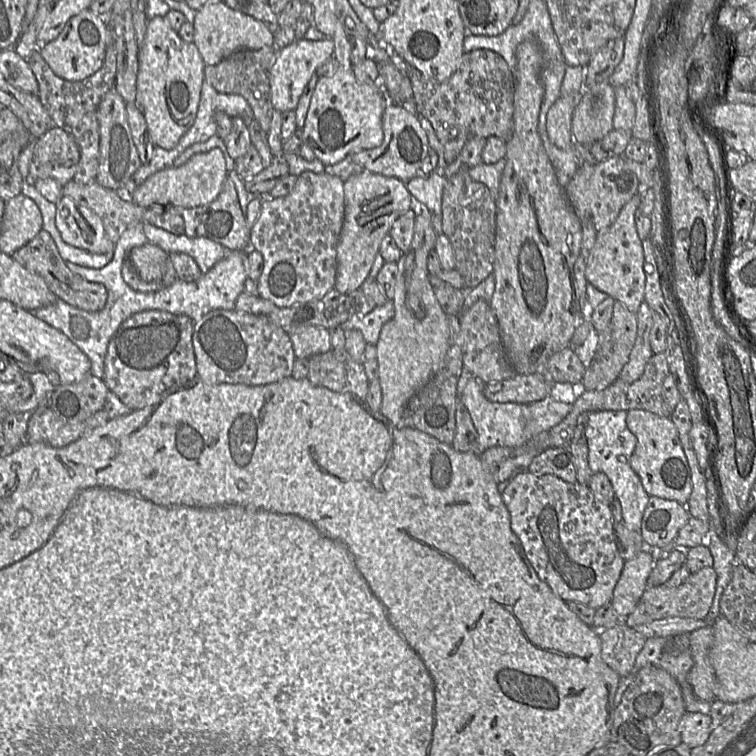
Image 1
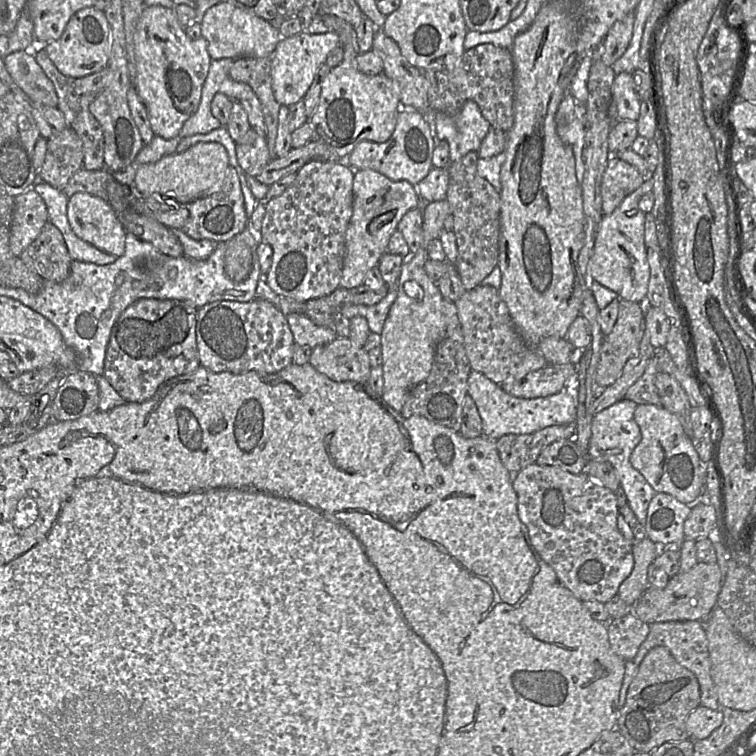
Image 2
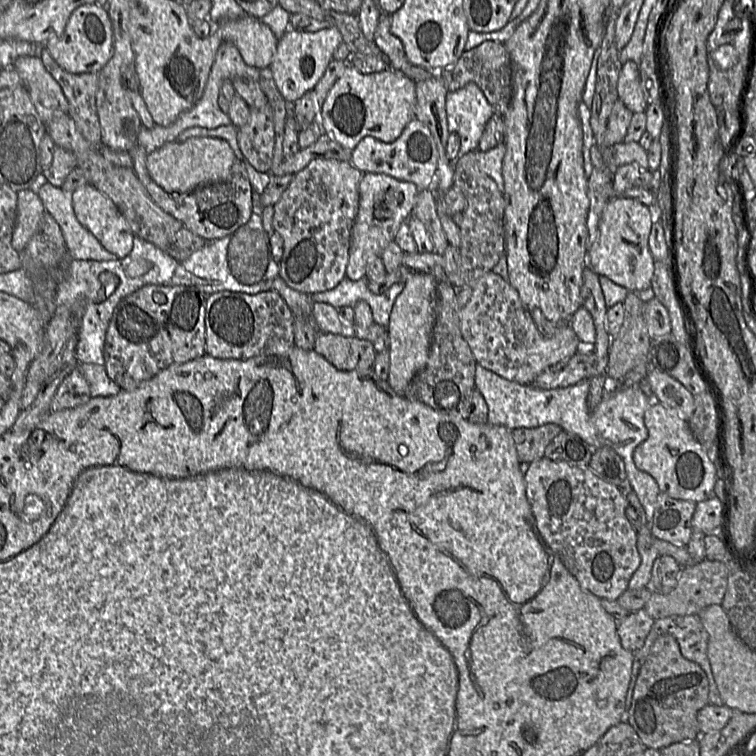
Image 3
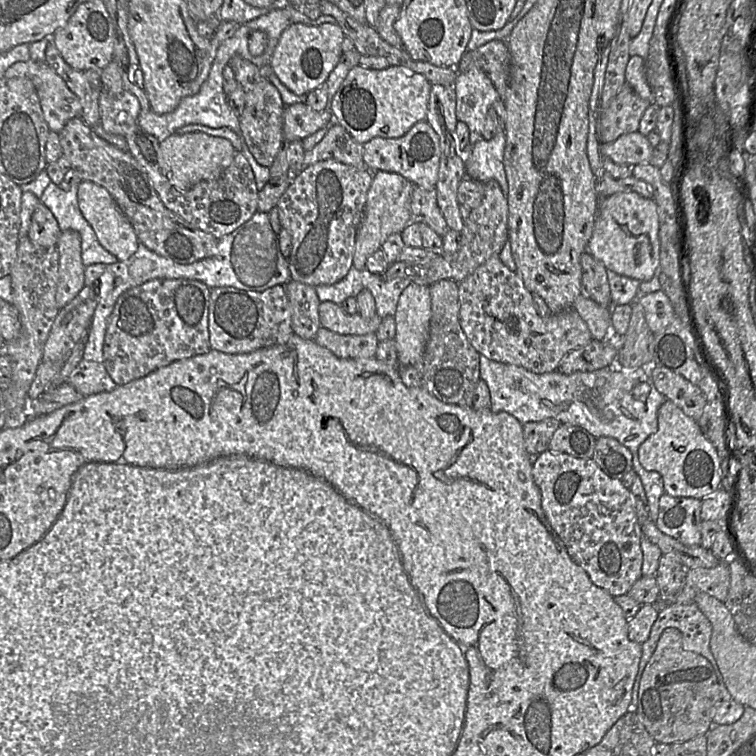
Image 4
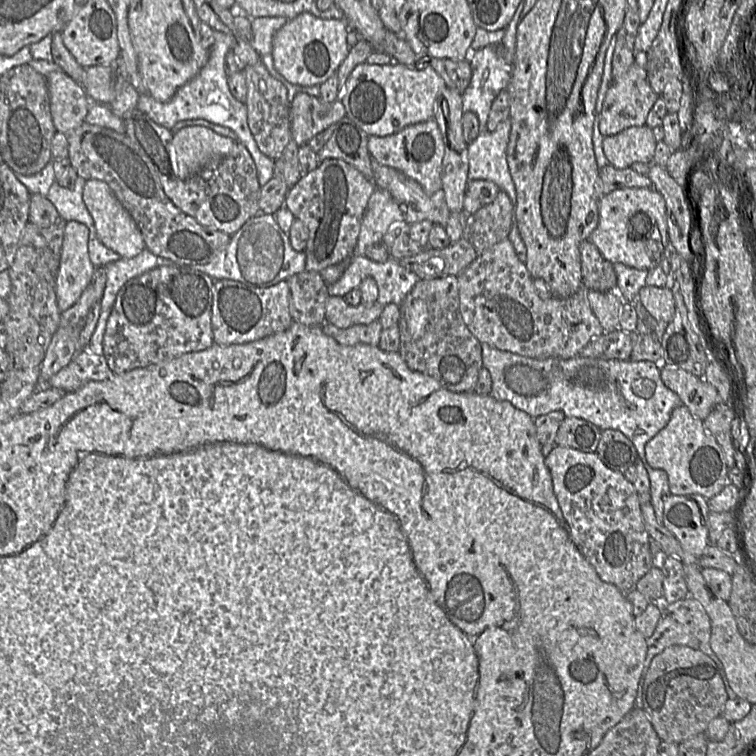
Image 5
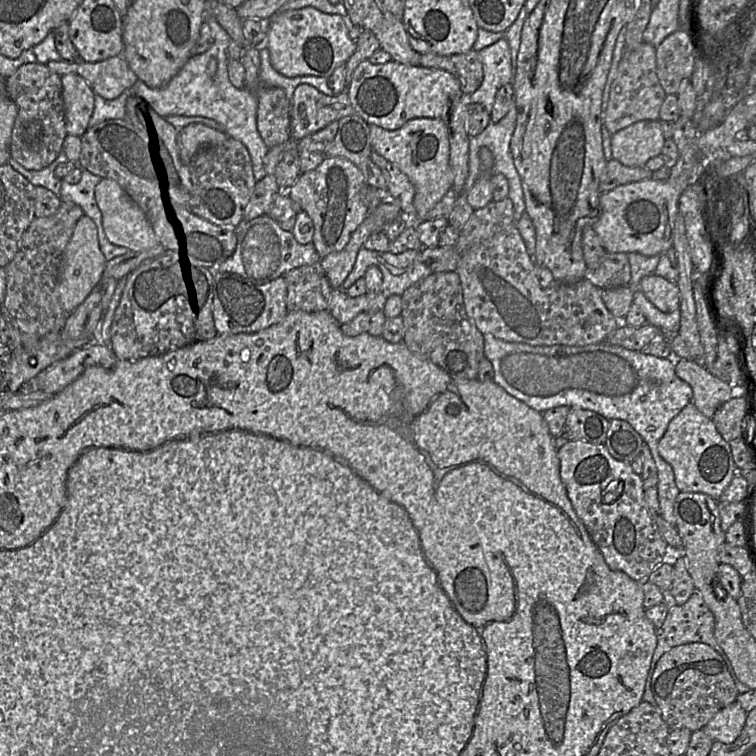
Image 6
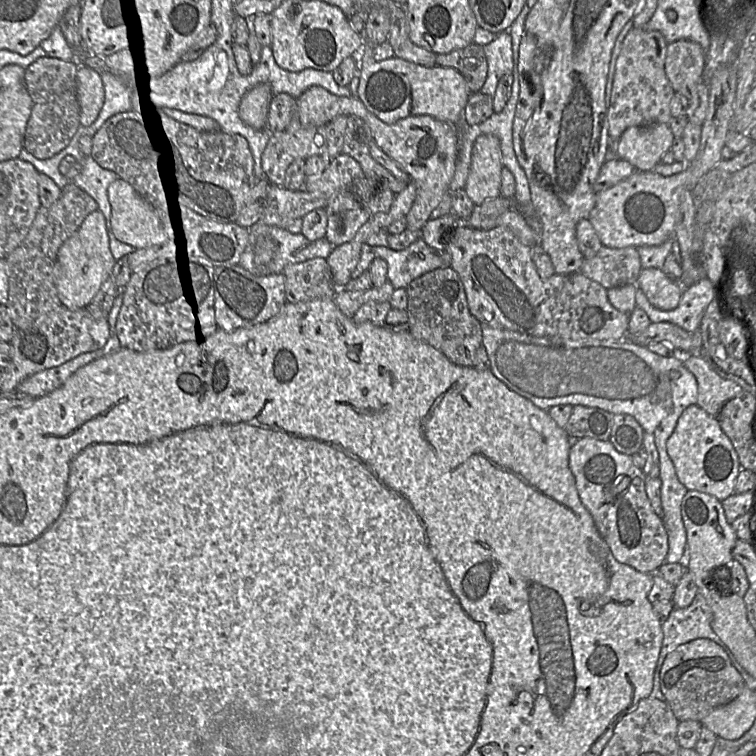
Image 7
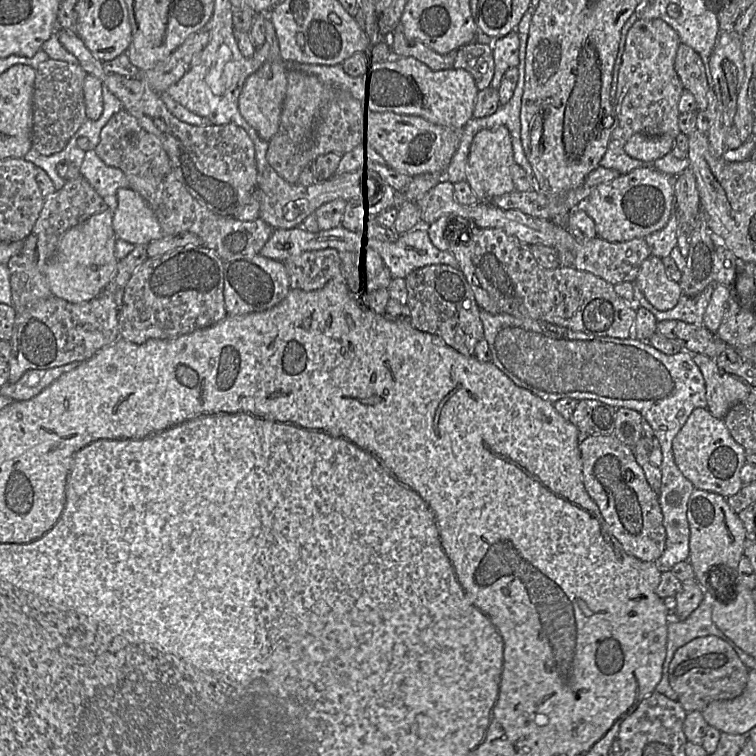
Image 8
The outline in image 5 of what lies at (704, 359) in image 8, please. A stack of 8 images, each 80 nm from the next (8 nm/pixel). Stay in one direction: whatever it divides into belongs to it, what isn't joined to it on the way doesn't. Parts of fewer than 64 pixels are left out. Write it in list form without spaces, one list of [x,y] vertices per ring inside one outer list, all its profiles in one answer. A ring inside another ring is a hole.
[[[662,367],[660,377],[664,385],[679,397],[681,404],[699,420],[704,420],[719,403],[714,386],[685,370]]]

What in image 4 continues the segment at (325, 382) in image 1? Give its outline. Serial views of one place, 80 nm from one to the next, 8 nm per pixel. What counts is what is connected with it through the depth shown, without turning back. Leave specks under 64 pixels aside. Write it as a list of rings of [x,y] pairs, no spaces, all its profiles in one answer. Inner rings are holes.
[[[320,326],[315,342],[342,359],[372,358],[379,341],[376,333],[365,335],[341,335]]]

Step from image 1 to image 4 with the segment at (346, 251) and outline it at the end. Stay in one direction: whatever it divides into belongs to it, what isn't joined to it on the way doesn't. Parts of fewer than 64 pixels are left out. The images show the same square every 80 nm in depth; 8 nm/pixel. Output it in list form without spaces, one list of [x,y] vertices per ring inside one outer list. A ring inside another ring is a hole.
[[[374,171],[371,186],[367,192],[363,216],[357,230],[353,254],[353,267],[358,270],[366,269],[366,260],[393,233],[401,233],[411,221],[410,195],[414,183],[400,174]]]

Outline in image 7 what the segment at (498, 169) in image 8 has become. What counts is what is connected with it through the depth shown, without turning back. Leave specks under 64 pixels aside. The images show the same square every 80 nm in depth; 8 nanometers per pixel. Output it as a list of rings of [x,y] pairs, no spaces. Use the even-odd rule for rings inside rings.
[[[488,134],[479,136],[472,149],[465,185],[466,193],[475,205],[500,196],[502,169],[499,139]]]

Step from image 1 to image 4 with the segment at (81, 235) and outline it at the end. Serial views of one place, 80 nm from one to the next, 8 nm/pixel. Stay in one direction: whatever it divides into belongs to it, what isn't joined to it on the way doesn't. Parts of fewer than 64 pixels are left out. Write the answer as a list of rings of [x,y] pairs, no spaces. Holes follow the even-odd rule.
[[[82,181],[78,187],[77,200],[83,217],[91,225],[99,243],[107,251],[120,261],[129,259],[137,251],[139,239],[133,226],[104,187],[90,181]]]

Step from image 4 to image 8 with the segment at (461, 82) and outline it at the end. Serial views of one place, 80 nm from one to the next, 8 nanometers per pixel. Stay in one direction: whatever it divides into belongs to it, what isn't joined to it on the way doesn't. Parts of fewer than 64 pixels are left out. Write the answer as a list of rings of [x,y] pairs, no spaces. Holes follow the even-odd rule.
[[[516,30],[492,42],[494,75],[490,83],[491,88],[498,89],[504,73],[509,68],[519,65],[519,45],[519,35]]]

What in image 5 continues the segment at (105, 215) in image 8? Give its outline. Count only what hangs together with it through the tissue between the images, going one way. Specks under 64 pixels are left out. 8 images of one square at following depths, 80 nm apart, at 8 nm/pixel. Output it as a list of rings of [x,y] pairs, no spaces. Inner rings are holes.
[[[76,221],[67,222],[56,278],[56,299],[61,313],[76,303],[95,272],[96,267],[89,258],[88,239],[87,226]]]

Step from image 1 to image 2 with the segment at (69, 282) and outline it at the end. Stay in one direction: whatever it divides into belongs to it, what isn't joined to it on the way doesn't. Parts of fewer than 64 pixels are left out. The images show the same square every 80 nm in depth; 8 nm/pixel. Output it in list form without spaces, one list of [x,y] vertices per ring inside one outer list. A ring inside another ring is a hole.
[[[49,221],[18,258],[44,281],[61,282],[70,273],[71,259],[63,236]]]

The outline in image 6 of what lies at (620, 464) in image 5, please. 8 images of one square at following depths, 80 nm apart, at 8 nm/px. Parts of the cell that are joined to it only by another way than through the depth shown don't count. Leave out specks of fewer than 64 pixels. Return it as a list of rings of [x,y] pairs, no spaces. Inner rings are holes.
[[[610,420],[604,444],[613,458],[631,464],[642,452],[643,443],[641,436],[628,422]]]

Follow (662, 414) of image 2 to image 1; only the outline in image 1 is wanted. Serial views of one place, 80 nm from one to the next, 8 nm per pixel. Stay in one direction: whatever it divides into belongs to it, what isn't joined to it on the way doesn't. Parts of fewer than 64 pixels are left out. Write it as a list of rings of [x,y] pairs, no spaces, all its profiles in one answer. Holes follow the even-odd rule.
[[[633,409],[627,411],[626,425],[637,439],[631,456],[631,467],[639,476],[647,494],[686,505],[692,489],[691,473],[677,429],[670,417]]]

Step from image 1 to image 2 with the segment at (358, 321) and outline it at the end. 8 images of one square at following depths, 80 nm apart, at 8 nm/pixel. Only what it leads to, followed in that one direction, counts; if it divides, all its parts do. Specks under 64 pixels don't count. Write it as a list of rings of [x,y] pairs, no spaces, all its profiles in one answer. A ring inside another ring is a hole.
[[[397,288],[389,289],[387,295],[375,305],[350,305],[343,307],[340,313],[350,320],[356,316],[366,318],[370,332],[380,334],[396,296]]]

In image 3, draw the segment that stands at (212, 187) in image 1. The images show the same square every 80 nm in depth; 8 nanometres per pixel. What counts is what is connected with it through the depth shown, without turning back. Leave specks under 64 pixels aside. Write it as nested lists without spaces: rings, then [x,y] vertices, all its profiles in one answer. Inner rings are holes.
[[[191,137],[183,142],[177,139],[167,142],[148,154],[146,168],[153,181],[165,191],[187,193],[201,185],[225,180],[235,158],[233,150],[224,139]]]

